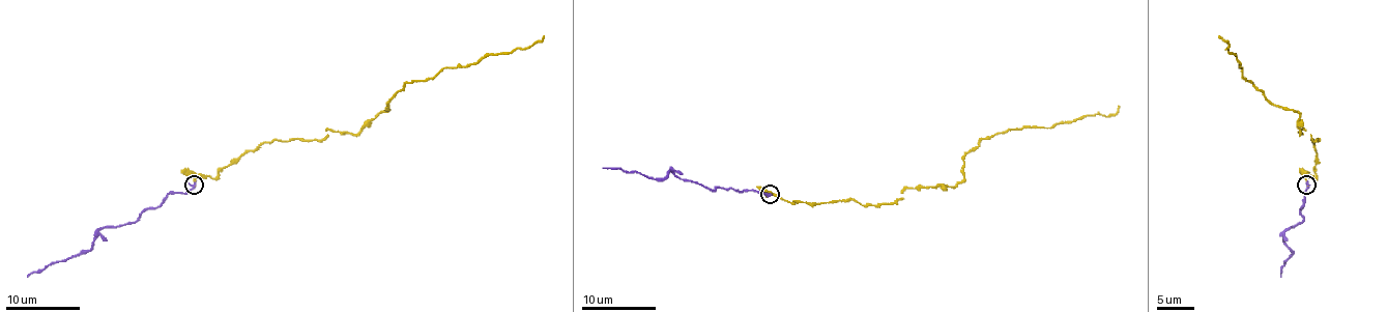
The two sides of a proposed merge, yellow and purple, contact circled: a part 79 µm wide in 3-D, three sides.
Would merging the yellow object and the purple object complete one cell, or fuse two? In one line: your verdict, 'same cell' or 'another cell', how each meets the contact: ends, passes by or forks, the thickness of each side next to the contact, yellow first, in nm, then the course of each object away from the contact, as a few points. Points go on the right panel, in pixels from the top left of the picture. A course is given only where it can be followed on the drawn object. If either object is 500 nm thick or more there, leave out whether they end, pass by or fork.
same cell; yellow ends; purple ends; calibres 110 and 280 nm; course yellow (1306, 185), (1316, 175), (1318, 138), (1302, 129), (1301, 135), (1297, 112), (1271, 103), (1245, 79), (1218, 35); course purple (1306, 185), (1301, 207), (1302, 221), (1283, 233), (1286, 247), (1292, 254), (1283, 261), (1280, 277)

